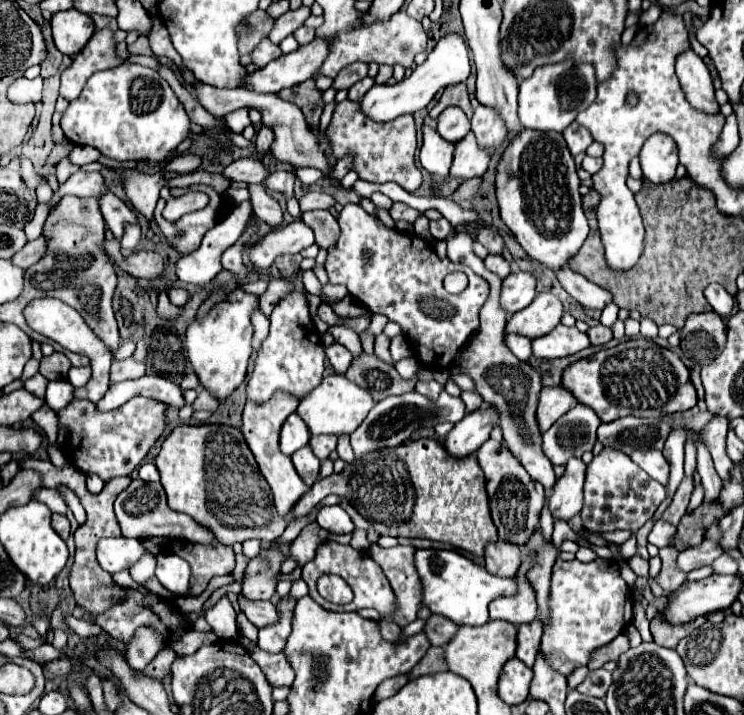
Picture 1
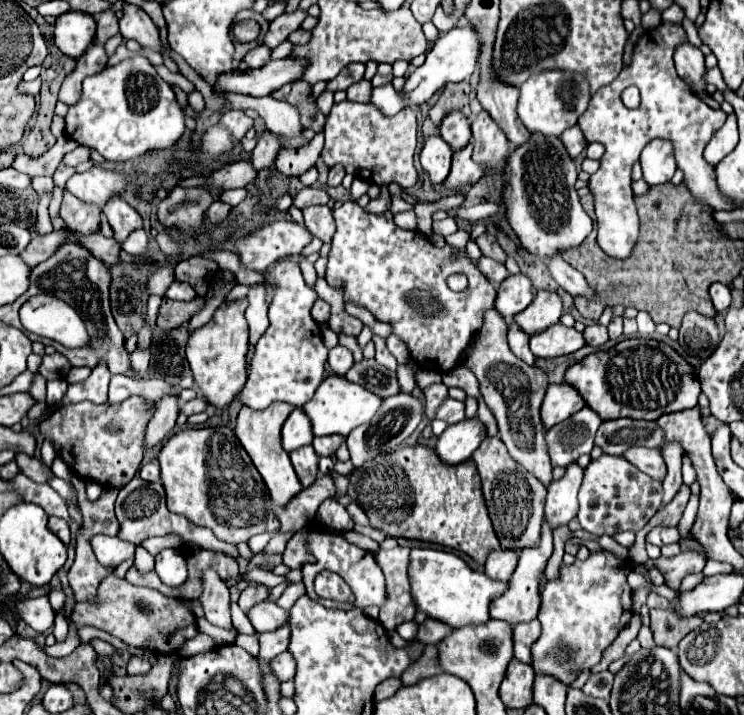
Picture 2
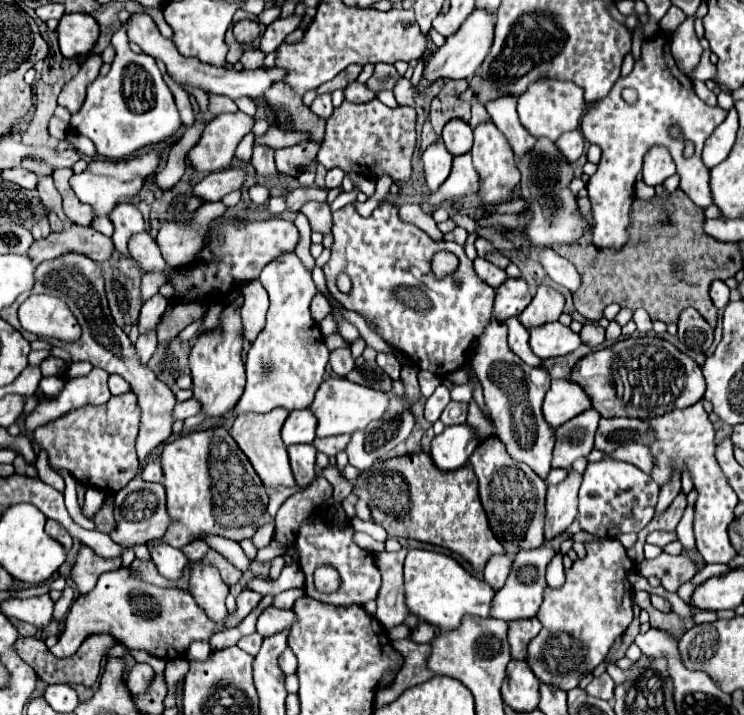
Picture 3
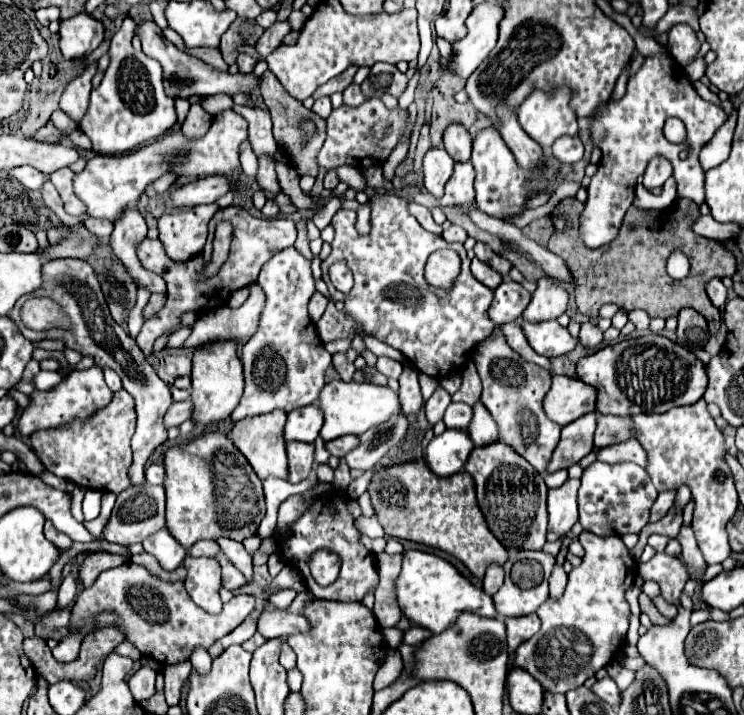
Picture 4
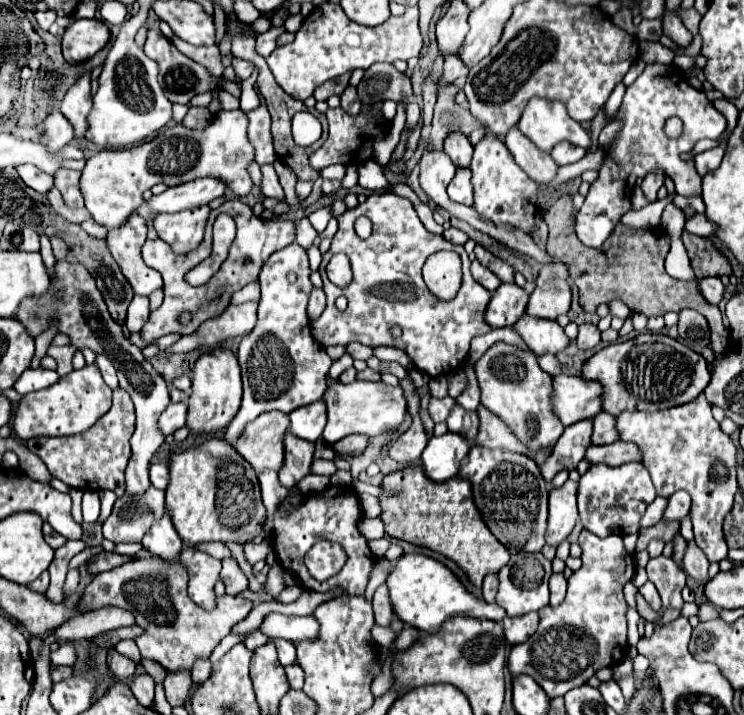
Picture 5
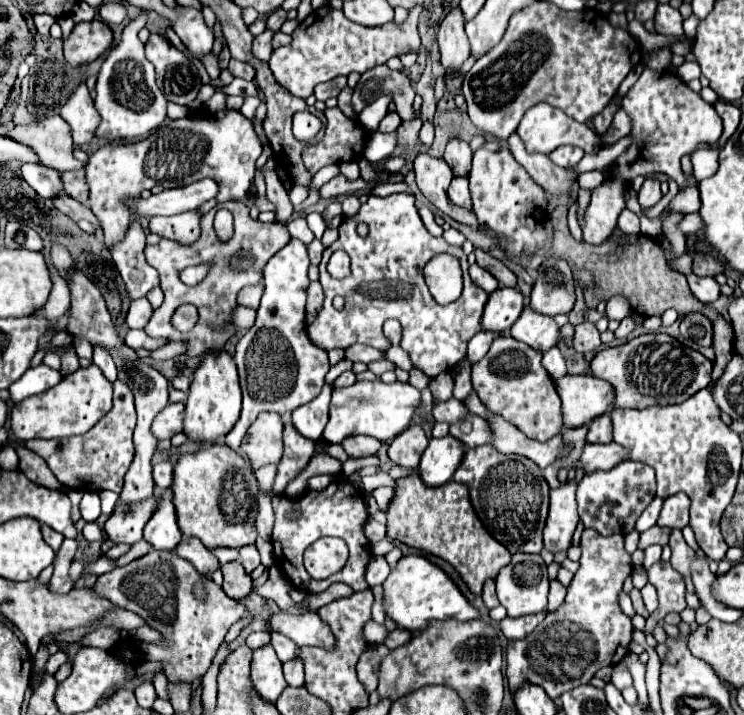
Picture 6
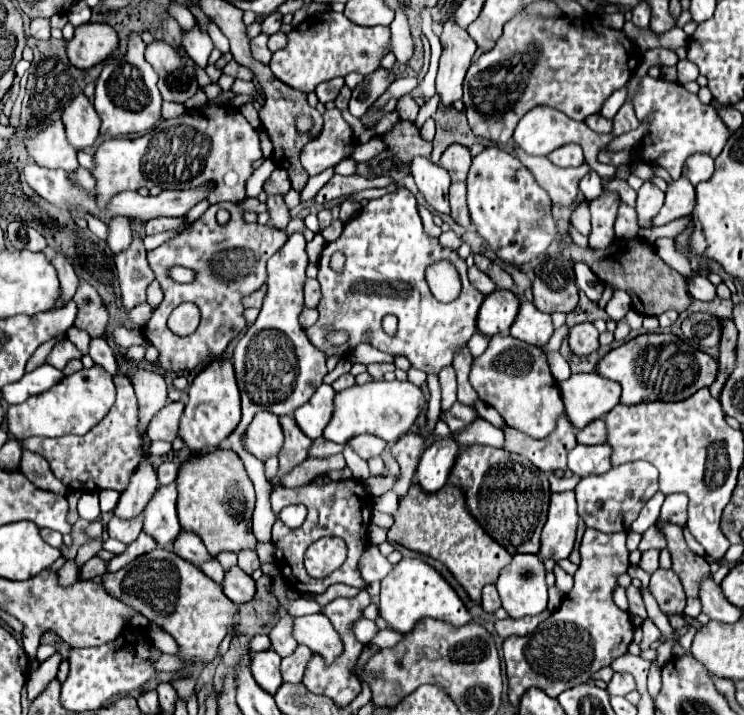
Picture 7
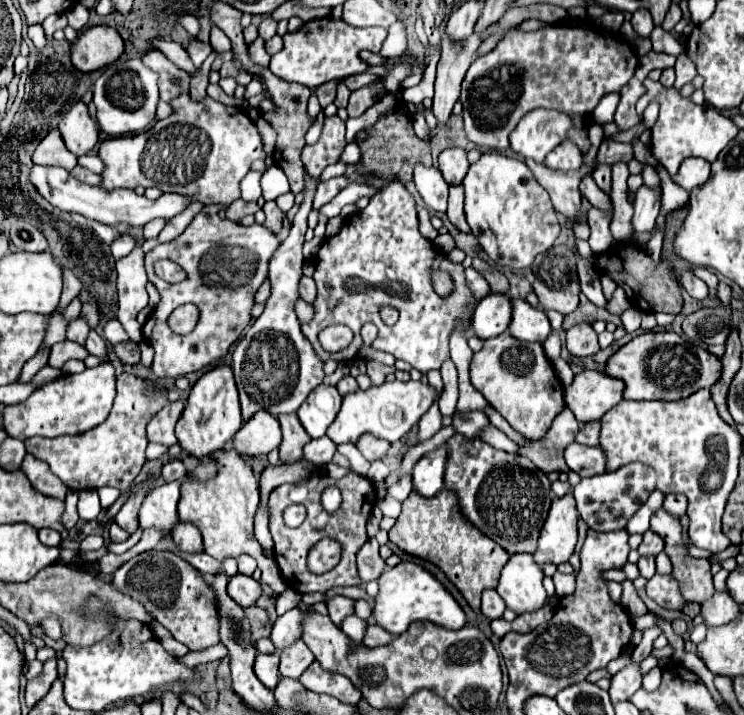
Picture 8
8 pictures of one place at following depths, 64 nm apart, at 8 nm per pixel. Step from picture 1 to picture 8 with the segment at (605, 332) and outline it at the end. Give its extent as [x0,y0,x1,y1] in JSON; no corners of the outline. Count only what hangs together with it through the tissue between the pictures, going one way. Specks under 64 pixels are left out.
[566,324,598,356]

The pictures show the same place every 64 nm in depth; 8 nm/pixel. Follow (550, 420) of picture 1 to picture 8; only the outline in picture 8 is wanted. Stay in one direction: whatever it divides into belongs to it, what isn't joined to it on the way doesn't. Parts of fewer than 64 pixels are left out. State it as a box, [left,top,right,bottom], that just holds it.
[564,370,626,424]

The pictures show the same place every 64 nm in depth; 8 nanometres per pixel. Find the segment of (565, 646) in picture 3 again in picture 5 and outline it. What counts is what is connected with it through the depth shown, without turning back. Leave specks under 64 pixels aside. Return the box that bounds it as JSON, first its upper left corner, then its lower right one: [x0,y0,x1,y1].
[508,530,636,698]

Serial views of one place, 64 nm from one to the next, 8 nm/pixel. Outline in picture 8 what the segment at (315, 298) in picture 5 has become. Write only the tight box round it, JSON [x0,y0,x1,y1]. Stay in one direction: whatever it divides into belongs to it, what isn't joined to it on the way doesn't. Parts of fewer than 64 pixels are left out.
[298,276,316,304]

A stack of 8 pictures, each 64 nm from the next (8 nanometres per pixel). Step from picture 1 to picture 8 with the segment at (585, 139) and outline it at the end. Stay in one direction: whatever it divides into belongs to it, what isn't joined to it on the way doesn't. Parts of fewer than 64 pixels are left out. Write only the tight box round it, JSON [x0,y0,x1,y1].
[544,142,582,172]

